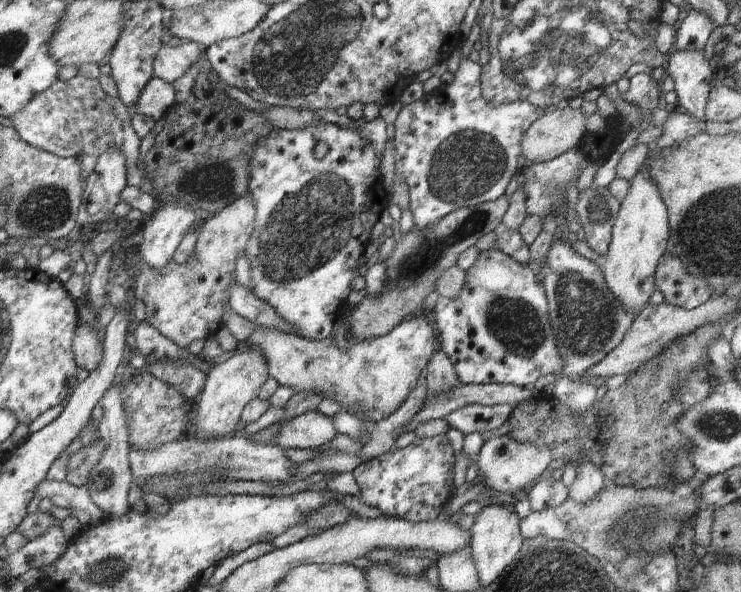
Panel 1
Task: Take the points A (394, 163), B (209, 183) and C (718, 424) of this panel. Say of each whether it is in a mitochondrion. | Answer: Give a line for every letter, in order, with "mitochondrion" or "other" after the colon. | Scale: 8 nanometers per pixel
A: other
B: mitochondrion
C: mitochondrion

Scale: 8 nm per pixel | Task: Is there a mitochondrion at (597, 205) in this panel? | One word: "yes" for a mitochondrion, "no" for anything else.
yes

